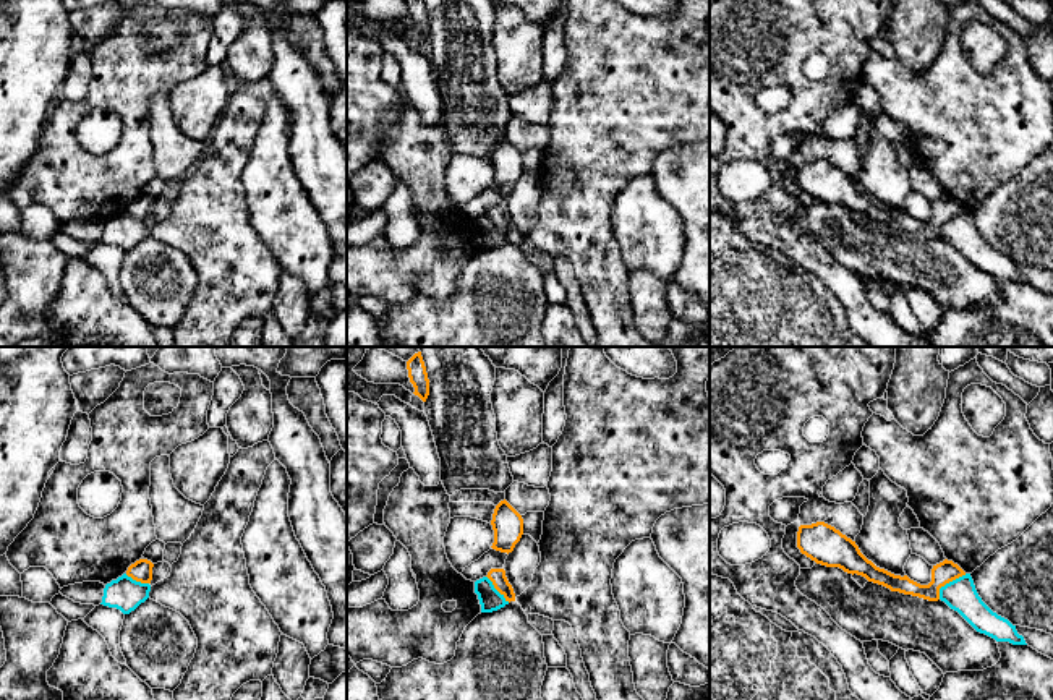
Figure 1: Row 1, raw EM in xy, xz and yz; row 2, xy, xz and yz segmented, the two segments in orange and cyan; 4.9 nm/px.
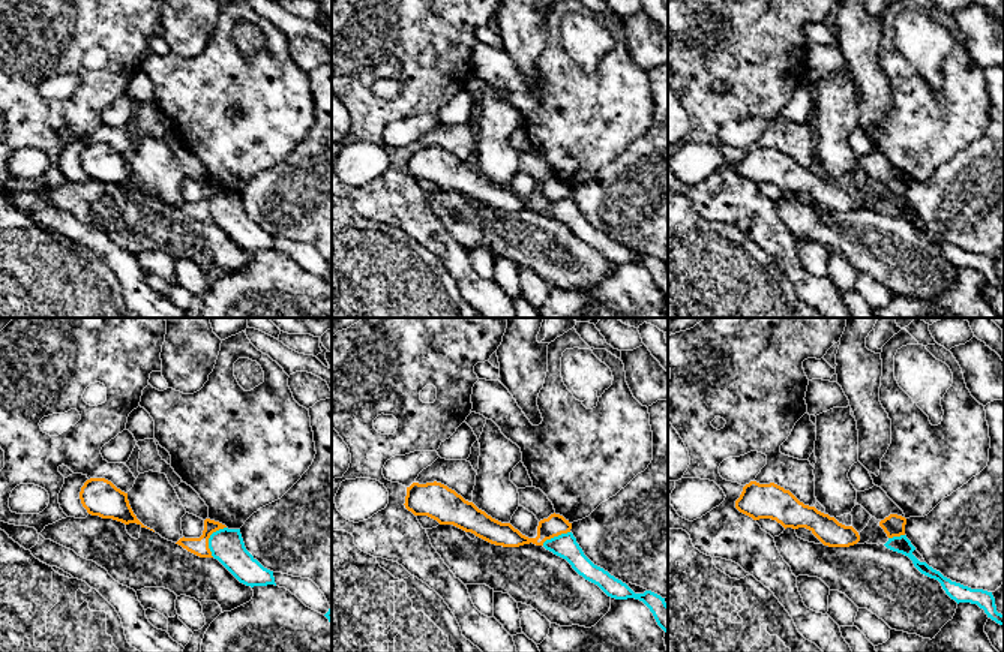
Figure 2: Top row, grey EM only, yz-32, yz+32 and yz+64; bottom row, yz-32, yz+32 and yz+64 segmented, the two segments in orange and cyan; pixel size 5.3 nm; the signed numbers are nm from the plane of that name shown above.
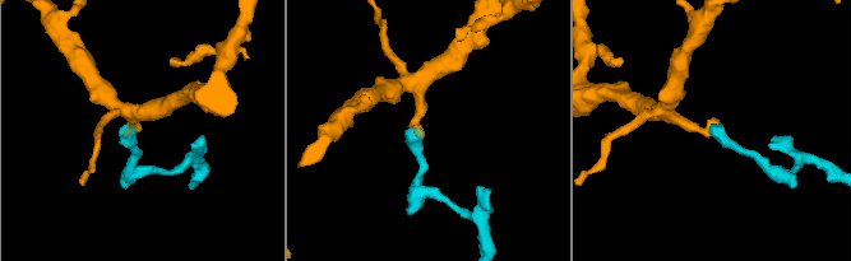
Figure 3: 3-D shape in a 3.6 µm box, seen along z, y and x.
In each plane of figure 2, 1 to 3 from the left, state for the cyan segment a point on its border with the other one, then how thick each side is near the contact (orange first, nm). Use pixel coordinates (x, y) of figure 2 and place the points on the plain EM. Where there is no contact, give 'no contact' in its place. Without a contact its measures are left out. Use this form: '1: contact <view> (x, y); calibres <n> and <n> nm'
1: contact yz-32 (209, 201); calibres 100 and 180 nm
2: contact yz+32 (556, 200); calibres 120 and 130 nm
3: contact yz+64 (896, 200); calibres 120 and 90 nm

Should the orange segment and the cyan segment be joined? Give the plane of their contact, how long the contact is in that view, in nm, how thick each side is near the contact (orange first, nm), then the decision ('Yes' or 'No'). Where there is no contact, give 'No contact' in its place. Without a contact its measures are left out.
Touches orange in yz. Shared border 190 nm. Thickness 110 nm (orange) against 160 nm. No

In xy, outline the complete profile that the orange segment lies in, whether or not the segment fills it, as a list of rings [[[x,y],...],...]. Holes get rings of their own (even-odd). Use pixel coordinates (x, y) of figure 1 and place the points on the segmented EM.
[[[139,559],[131,564],[126,570],[126,575],[141,583],[151,583],[154,564],[147,559]]]

